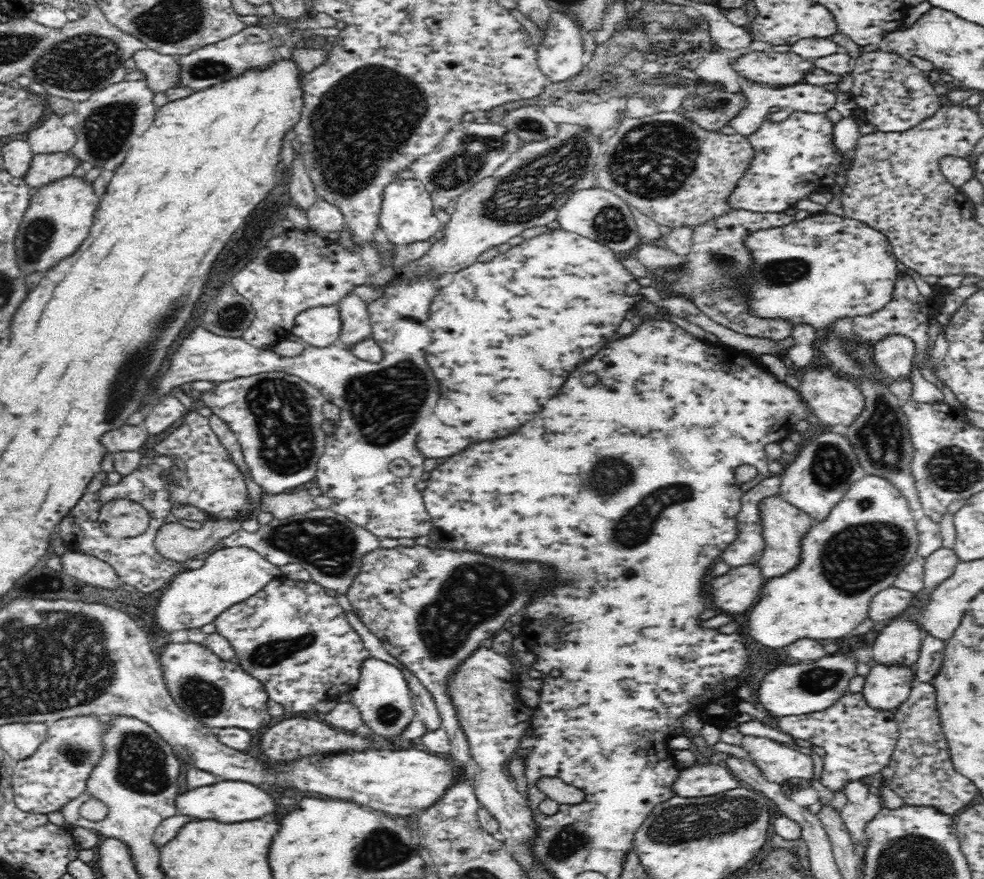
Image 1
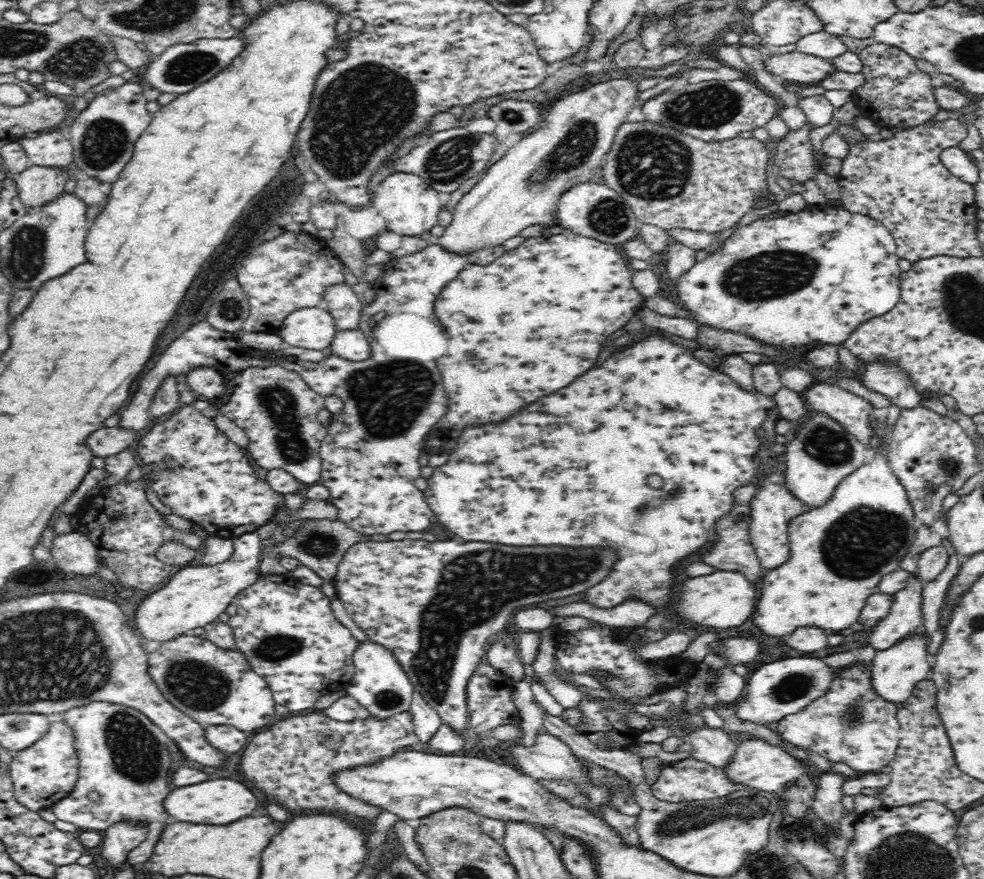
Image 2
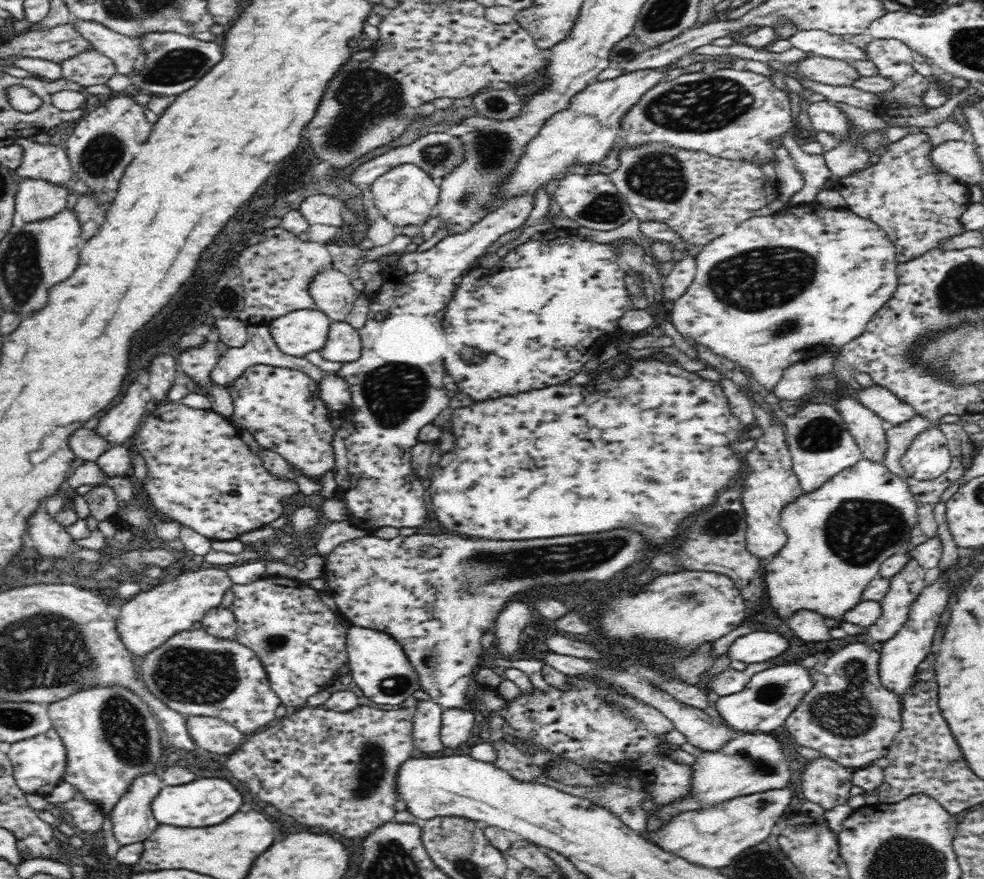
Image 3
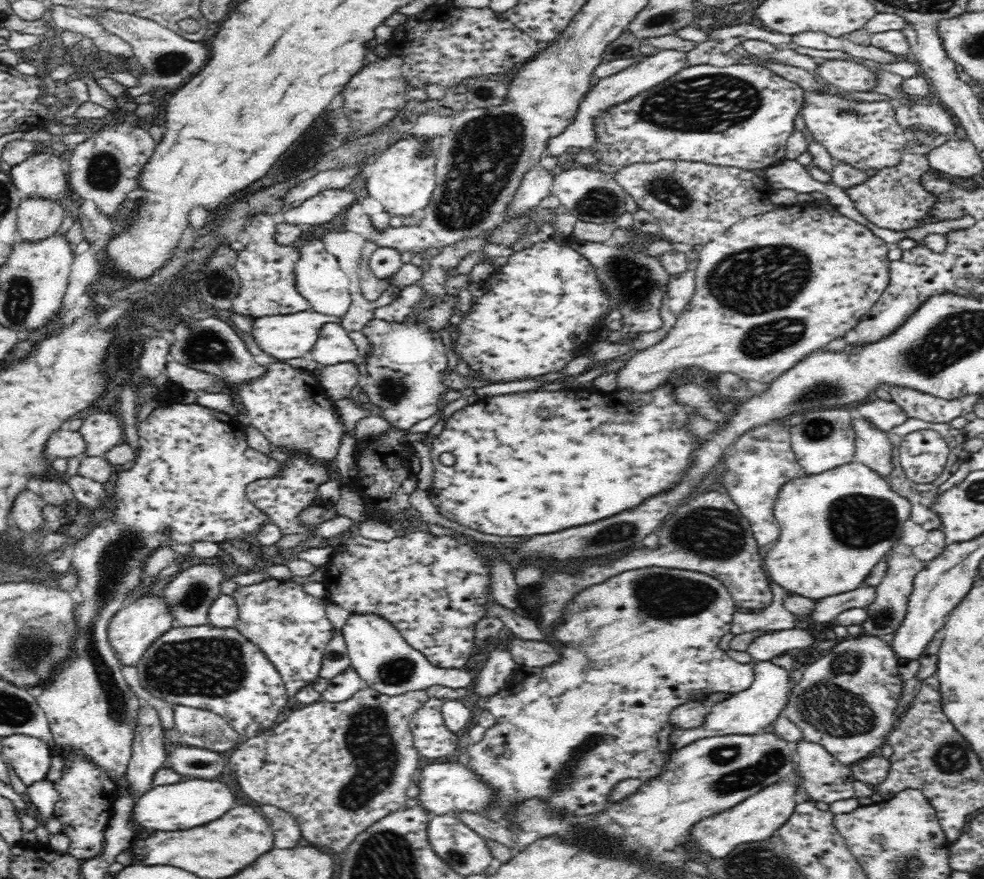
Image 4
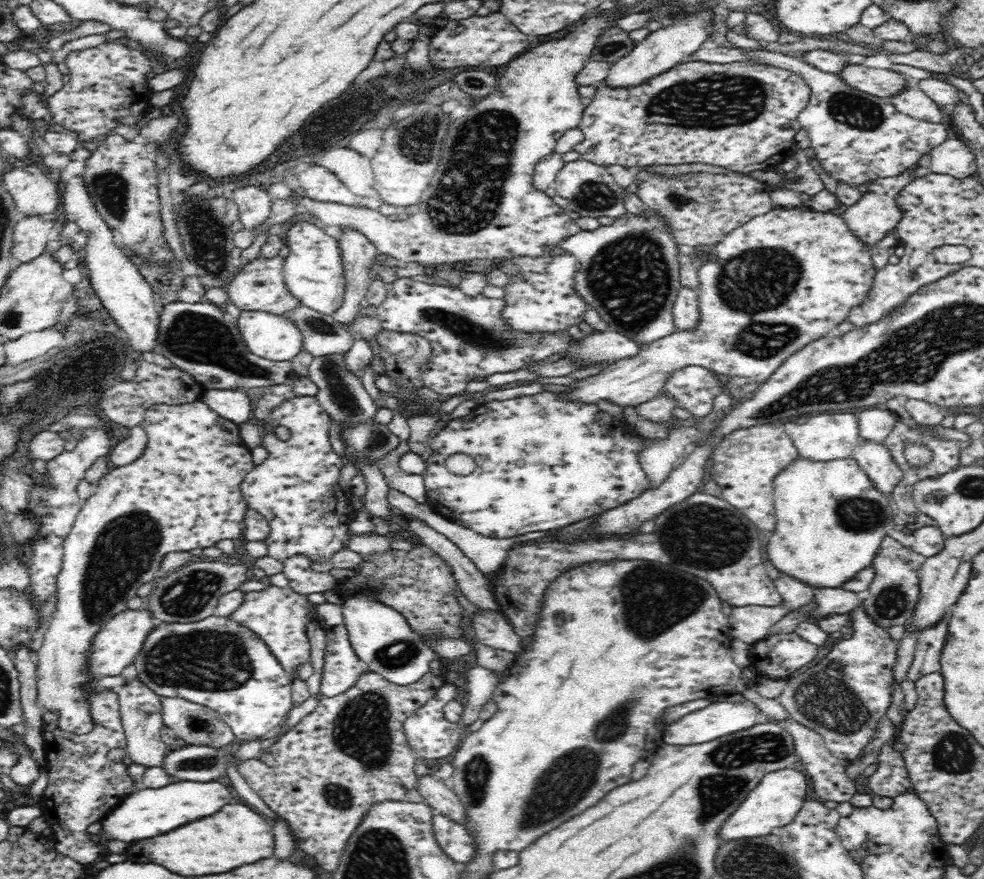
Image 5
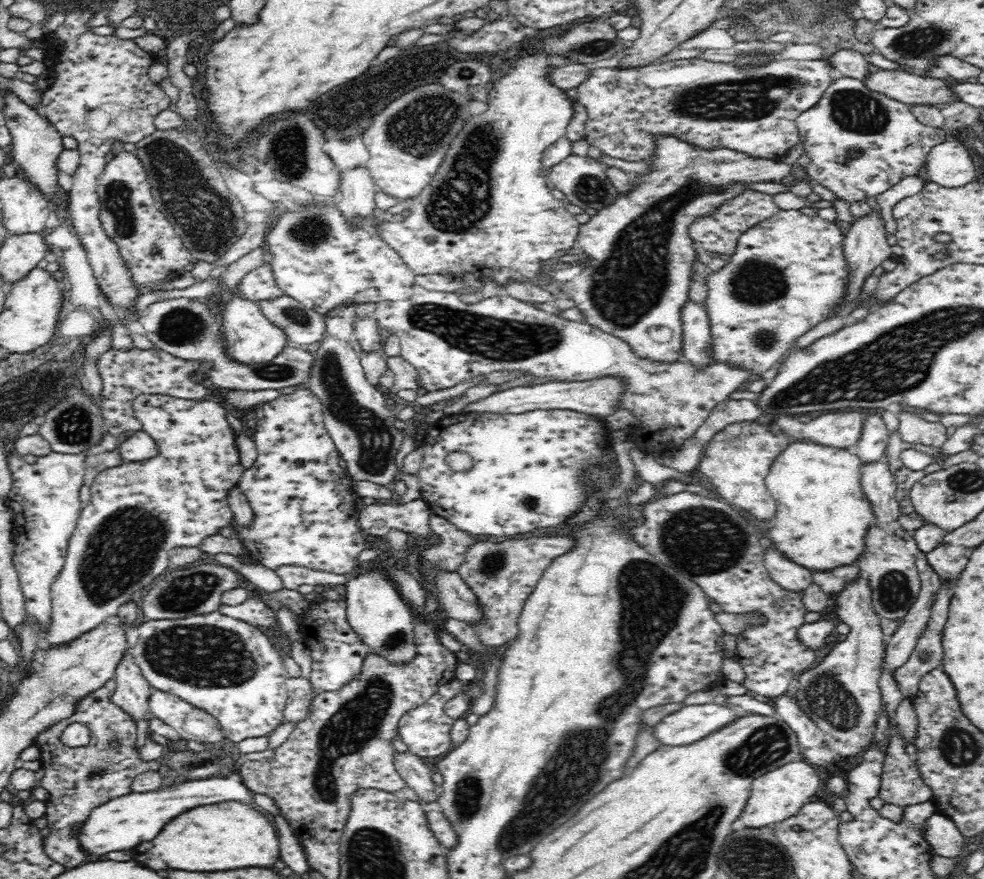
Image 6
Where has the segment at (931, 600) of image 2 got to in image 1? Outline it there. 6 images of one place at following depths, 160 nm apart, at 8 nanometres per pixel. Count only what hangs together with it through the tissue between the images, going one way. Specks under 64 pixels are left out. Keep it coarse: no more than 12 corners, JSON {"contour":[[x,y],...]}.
{"contour":[[926,633],[915,681],[930,682],[942,666],[945,641]]}

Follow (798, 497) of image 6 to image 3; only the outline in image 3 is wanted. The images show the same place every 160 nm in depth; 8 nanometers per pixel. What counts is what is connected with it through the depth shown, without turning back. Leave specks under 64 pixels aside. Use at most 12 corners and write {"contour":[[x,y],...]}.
{"contour":[[863,458],[787,503],[771,610],[838,620],[917,505]]}

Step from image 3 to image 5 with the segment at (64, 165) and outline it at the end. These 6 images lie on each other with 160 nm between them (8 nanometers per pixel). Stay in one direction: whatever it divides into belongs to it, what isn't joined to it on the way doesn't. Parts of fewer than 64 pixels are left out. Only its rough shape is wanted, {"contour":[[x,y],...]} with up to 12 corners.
{"contour":[[18,164],[1,182],[22,217],[57,215],[58,186]]}

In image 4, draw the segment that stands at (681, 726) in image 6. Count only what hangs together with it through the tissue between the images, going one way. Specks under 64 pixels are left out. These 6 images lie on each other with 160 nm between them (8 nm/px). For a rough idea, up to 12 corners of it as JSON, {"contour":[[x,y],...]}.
{"contour":[[754,661],[749,689],[716,703],[700,726],[673,729],[682,748],[704,737],[753,735],[774,723],[789,671]]}

